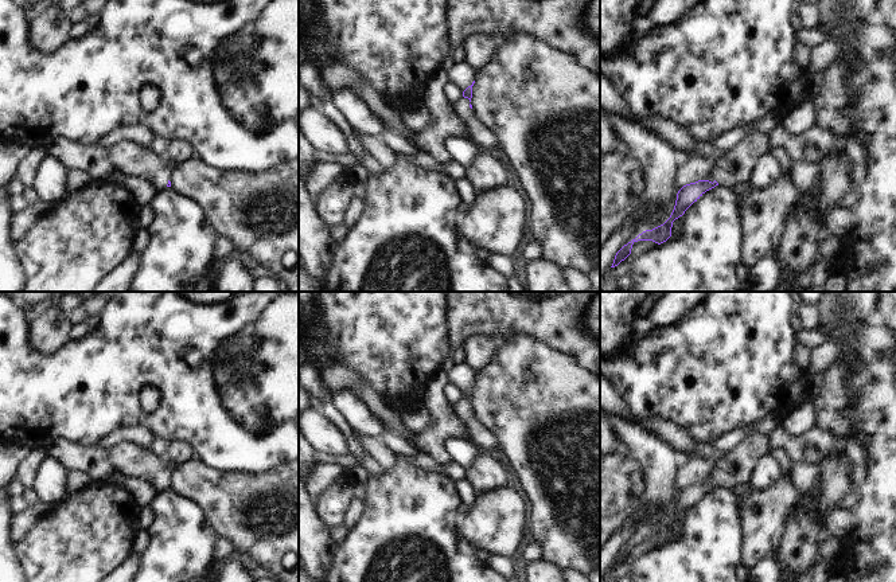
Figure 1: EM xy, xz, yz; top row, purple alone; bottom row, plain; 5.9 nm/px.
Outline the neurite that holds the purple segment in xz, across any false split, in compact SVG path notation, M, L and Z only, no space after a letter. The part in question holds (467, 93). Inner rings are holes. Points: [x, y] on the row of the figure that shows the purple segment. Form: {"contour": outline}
{"contour": "M475 81L463 91L463 97L453 103L453 109L467 125L470 140L478 148L487 149L496 144L496 138L491 130L483 125L472 113L471 98L474 83Z"}

